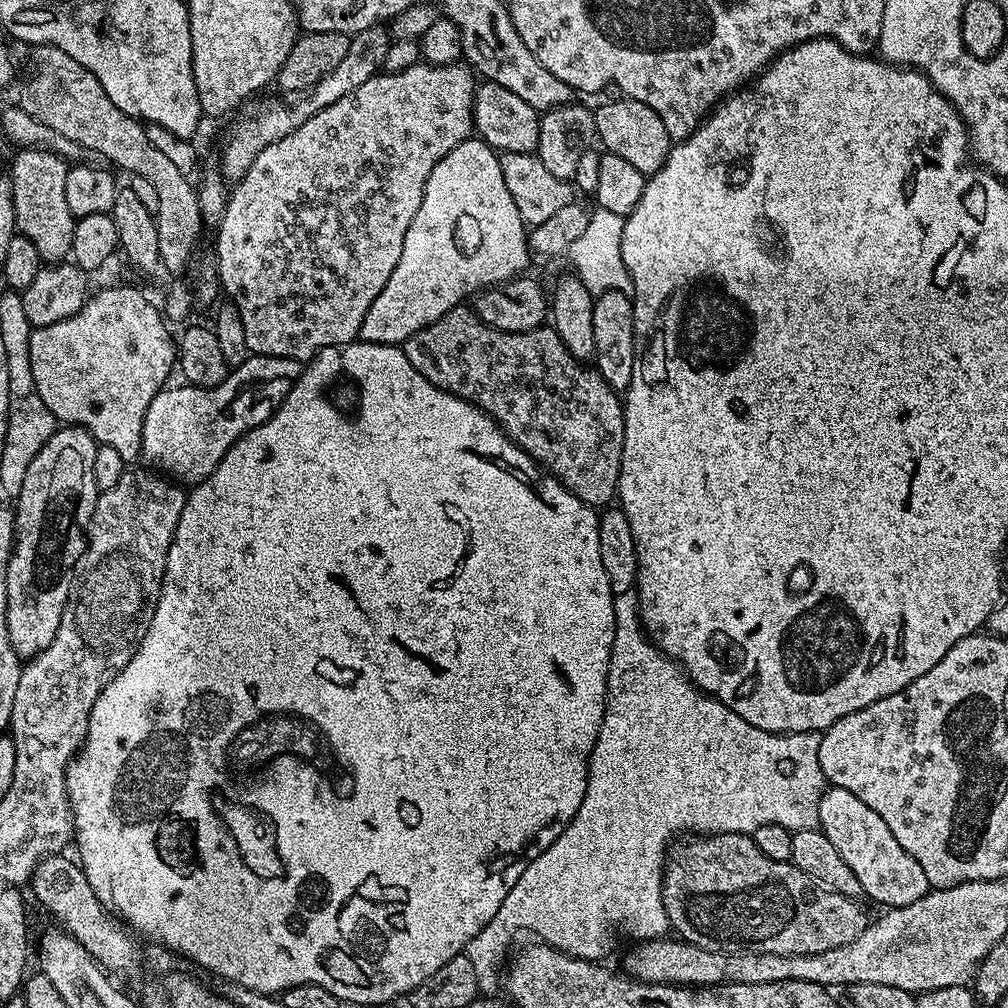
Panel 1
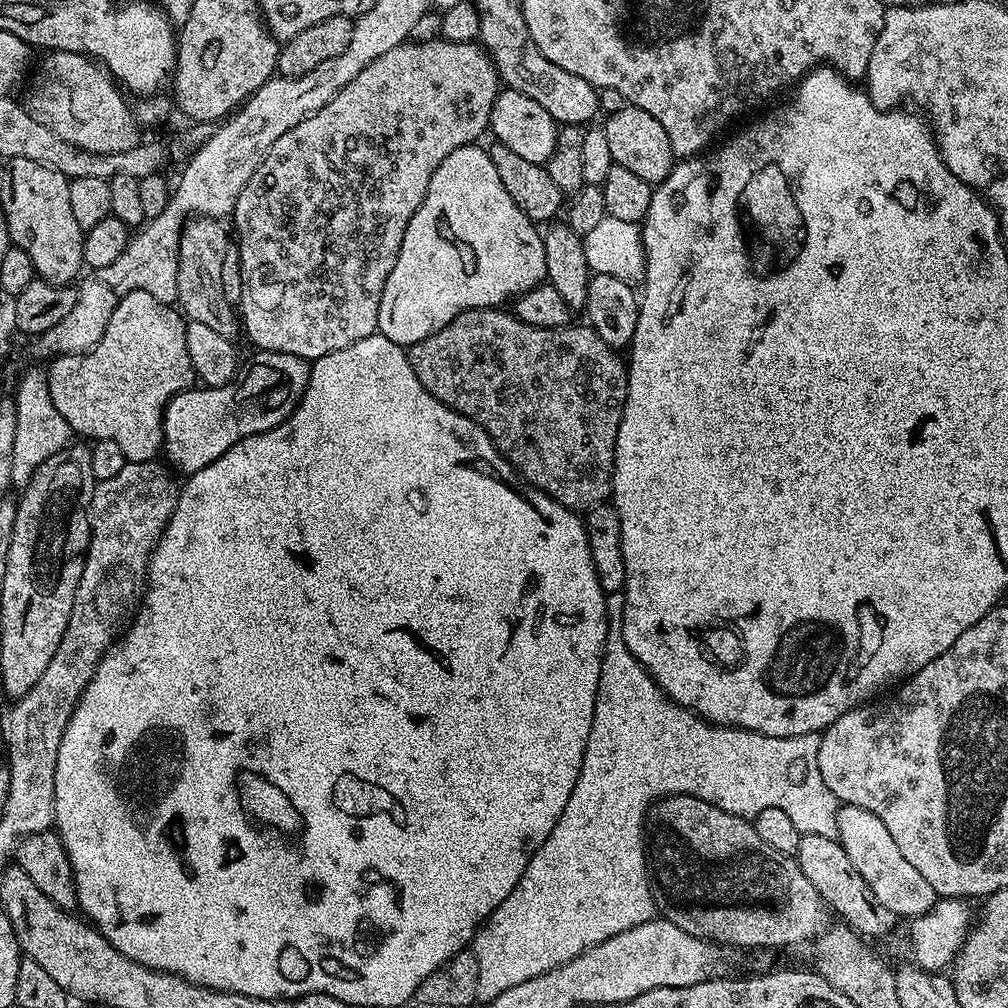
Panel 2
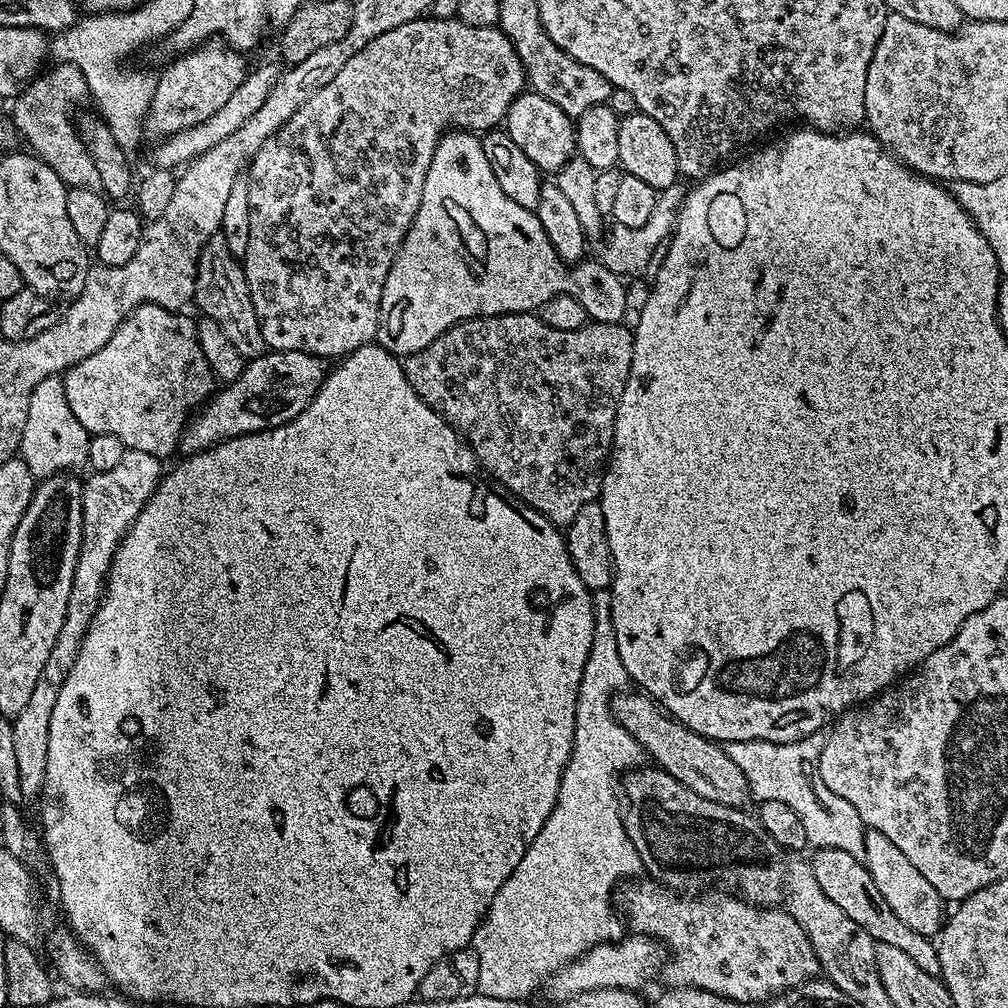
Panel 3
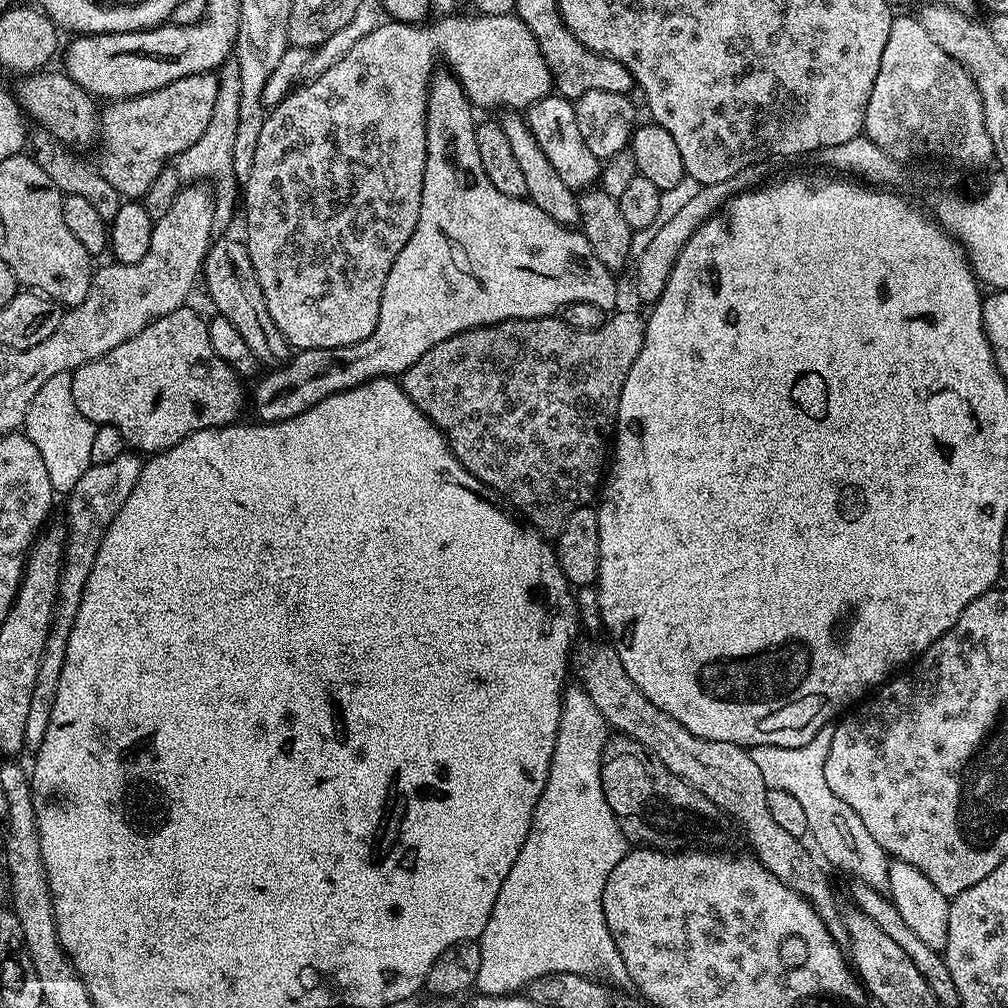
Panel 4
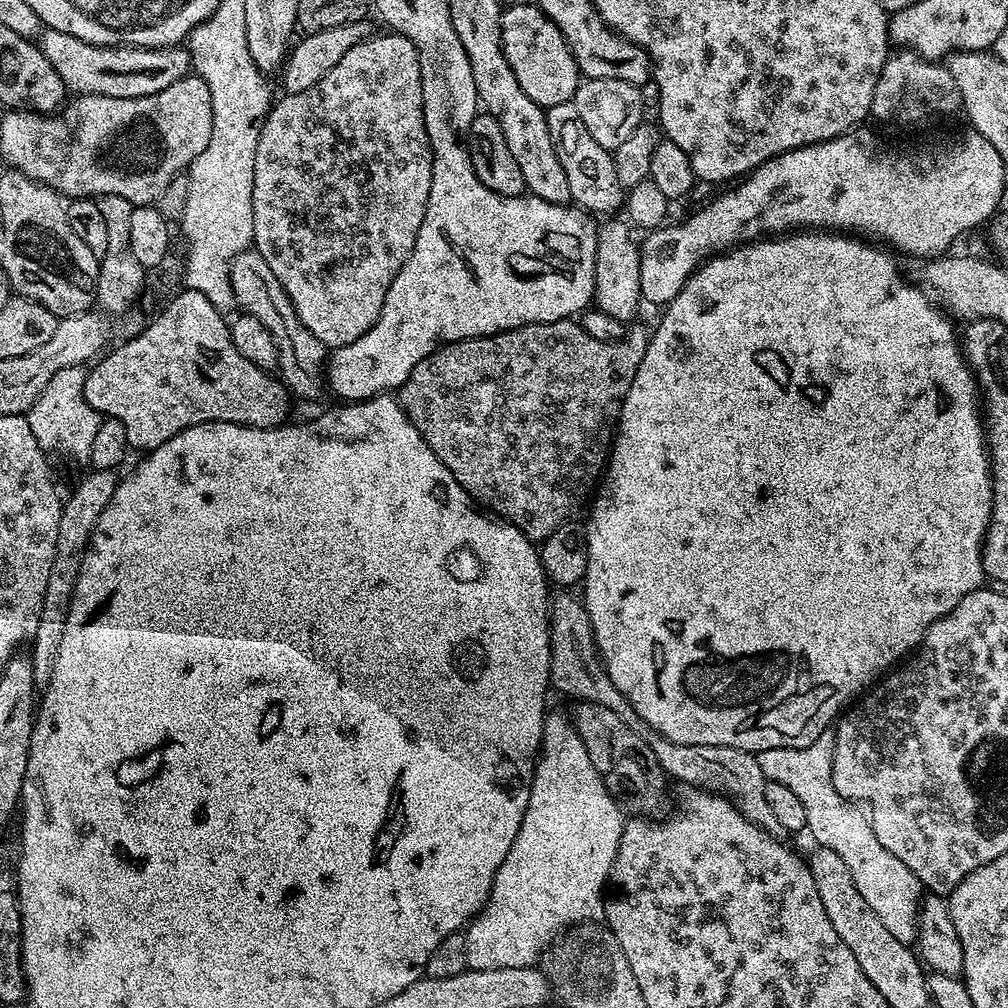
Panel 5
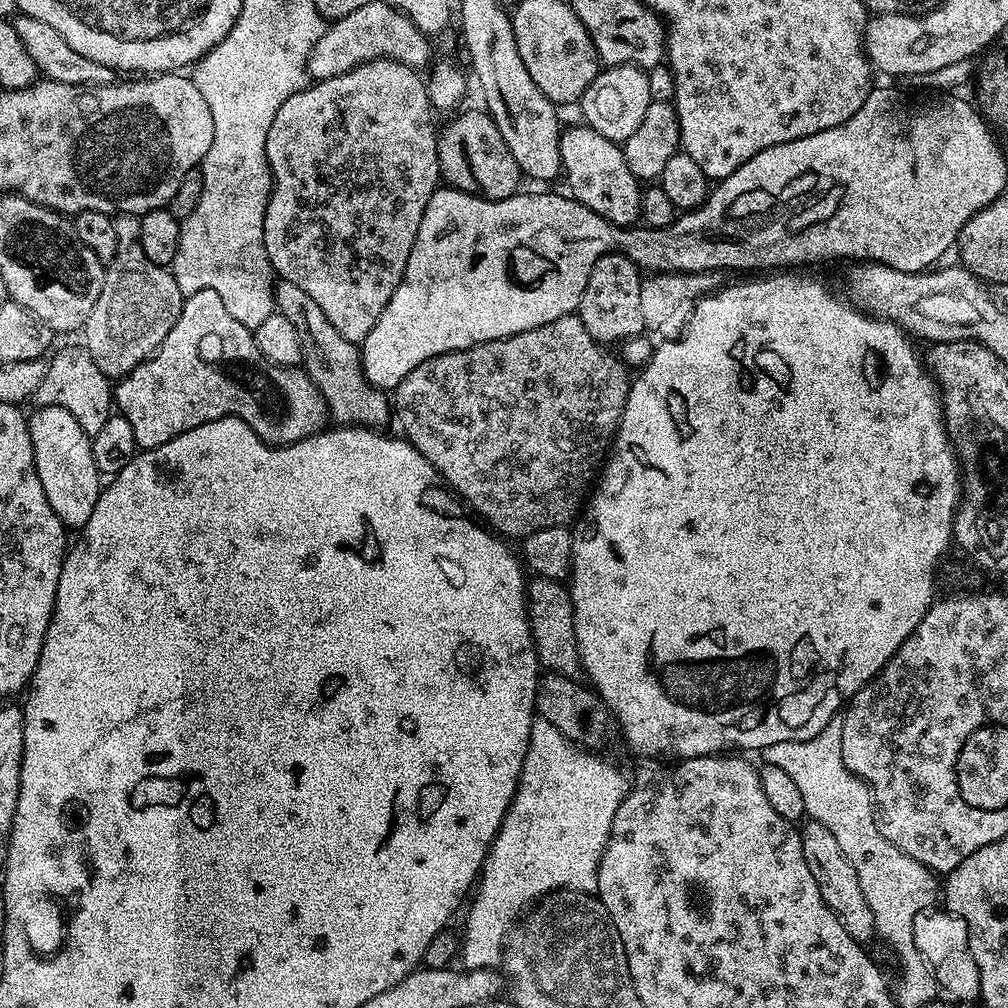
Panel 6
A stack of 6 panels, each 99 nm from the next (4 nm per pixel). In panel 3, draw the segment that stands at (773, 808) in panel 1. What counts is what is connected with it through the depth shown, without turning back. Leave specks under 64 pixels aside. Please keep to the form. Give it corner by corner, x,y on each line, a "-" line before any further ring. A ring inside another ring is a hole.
603,588
592,593
592,605
594,642
590,642
586,670
582,670
582,682
578,686
574,746
564,767
562,782
558,786
556,805
554,810
550,810
550,818
546,818
546,826
538,830
538,834
532,839
532,845
528,847
526,854
522,854
522,862
518,862
510,878
506,878
498,894
494,894
494,902
472,936
471,947
478,954
478,993
481,996
507,1000
531,997
531,992
539,984
541,987
552,973
560,971
570,961
577,960
594,945
611,941
621,924
614,911
616,883
635,877
636,871
639,873
642,868
638,850
634,850
630,834
626,834
624,817
618,808
616,812
616,792
618,796
618,781
622,774
641,767
643,760
640,759
645,759
646,753
612,713
612,697
627,689
630,681
626,666
622,666
616,649
611,591
-
818,731
801,740
785,744
775,744
769,740
734,740
727,745
726,751
730,758
734,758
738,770
742,770
742,774
746,774
748,791
757,801
774,799
786,802
786,805
798,814
802,820
803,829
806,830
808,843
813,849
837,848
838,850
846,850
846,854
863,857
866,829
862,818
858,818
858,810
854,810
854,806
850,806
850,802
846,802
846,798
838,798
838,794
834,794
830,790
830,786
826,786
826,782
822,782
820,777
818,762
824,738
825,733

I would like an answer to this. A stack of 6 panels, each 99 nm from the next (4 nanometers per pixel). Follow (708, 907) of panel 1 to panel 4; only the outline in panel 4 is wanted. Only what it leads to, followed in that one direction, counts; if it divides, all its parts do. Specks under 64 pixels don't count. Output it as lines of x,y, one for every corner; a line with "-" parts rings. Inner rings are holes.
609,735
600,761
600,785
616,821
633,845
657,848
660,852
724,850
732,840
729,817
678,774
670,774
634,738

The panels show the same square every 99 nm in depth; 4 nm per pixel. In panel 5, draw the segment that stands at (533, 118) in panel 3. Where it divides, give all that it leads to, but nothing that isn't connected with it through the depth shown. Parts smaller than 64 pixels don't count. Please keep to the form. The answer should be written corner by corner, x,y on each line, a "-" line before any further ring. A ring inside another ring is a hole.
572,100
547,109
547,113
546,126
550,130
558,162
562,162
562,170
566,170
566,182
570,182
572,200
589,214
619,213
624,207
626,190
618,180
618,170
614,170
612,152
594,142
590,130
586,130
586,126
578,119
578,106

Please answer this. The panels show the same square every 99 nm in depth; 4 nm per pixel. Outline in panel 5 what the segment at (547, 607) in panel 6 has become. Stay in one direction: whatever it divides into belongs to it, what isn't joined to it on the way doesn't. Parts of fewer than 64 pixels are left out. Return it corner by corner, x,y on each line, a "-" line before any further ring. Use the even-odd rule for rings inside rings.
560,590
551,597
548,609
550,622
550,654
552,655
551,687
556,688
564,696
573,696
573,701
594,702
598,706
606,706
606,710
614,710
627,724
637,723
636,711
628,704
618,686
610,682
610,674
604,668
600,652
596,649
594,630
590,626
590,614
583,603
576,600
568,590

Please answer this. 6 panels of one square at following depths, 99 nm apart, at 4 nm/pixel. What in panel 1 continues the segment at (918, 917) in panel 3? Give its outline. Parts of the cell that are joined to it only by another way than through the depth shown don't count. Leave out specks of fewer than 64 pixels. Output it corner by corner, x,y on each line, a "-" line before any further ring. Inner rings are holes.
829,787
820,797
818,806
819,829
830,838
834,850
842,854
842,862
854,870
854,878
858,878
861,893
888,908
910,906
910,902
918,902
928,891
930,885
926,874
922,874
922,866
898,846
898,838
890,834
890,826
866,806
866,802
858,802
850,790

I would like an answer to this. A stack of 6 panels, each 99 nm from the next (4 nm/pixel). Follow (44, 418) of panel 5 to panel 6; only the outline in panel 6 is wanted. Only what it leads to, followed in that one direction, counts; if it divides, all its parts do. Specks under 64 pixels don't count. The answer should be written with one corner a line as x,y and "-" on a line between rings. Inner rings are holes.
82,346
62,349
53,360
47,361
47,366
34,397
35,403
40,406
60,406
74,416
89,438
98,434
114,408
114,388
109,377
104,376
98,366
94,366
94,358
90,358

